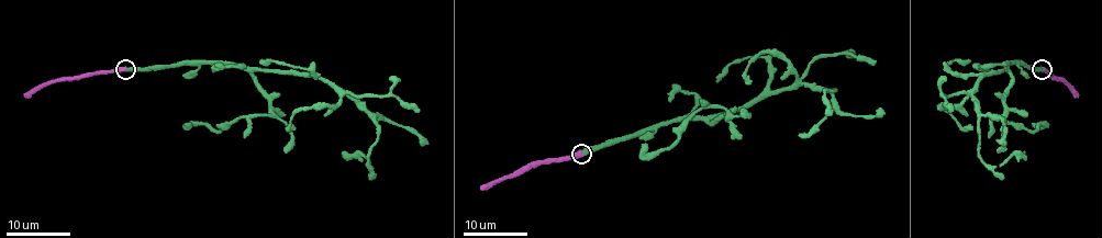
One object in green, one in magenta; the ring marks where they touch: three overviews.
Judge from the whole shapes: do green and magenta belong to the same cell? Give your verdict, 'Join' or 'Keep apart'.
Join

